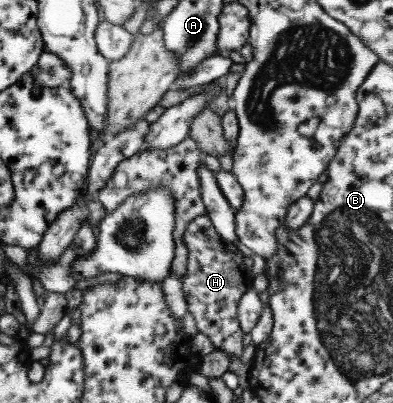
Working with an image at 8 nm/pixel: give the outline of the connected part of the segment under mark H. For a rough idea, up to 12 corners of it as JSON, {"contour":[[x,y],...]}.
{"contour":[[207,215],[186,224],[186,309],[214,349],[239,358],[237,303],[251,289],[234,243]]}

